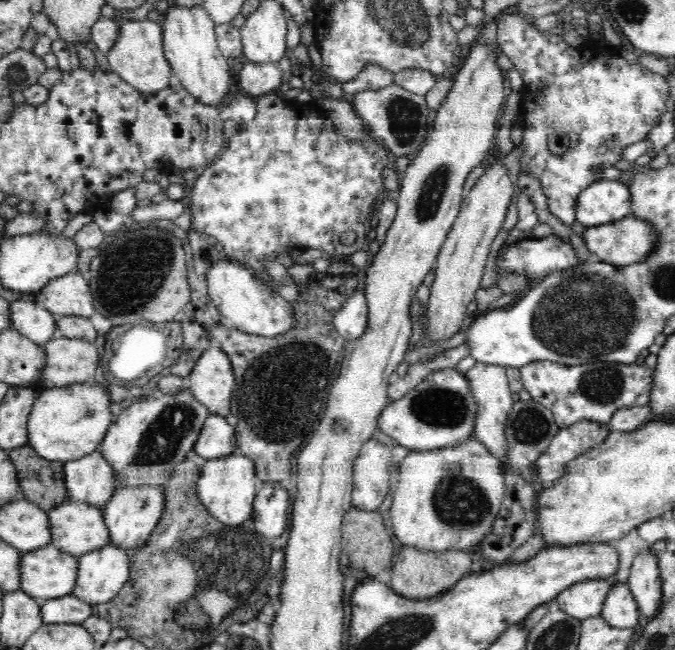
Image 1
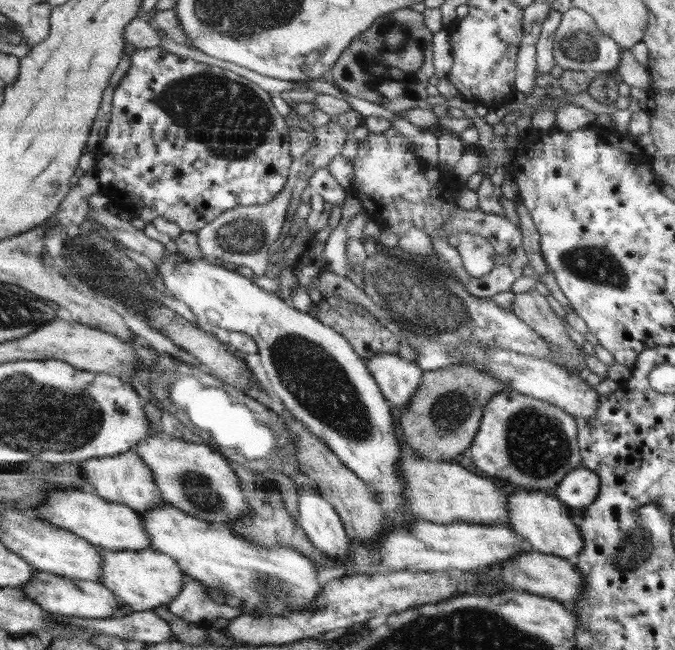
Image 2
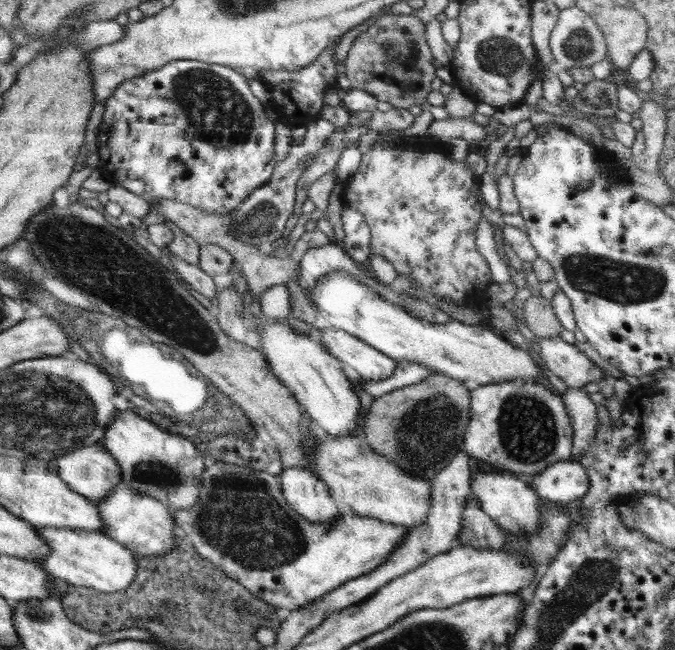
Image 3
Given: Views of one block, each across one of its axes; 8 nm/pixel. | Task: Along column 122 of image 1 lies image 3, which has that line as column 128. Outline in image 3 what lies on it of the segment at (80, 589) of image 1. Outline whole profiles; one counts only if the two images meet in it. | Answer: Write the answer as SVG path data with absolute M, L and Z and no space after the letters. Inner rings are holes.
M46 526L38 527L38 533L50 545L50 554L32 561L66 584L109 593L128 590L136 578L138 566L133 552L101 532Z

